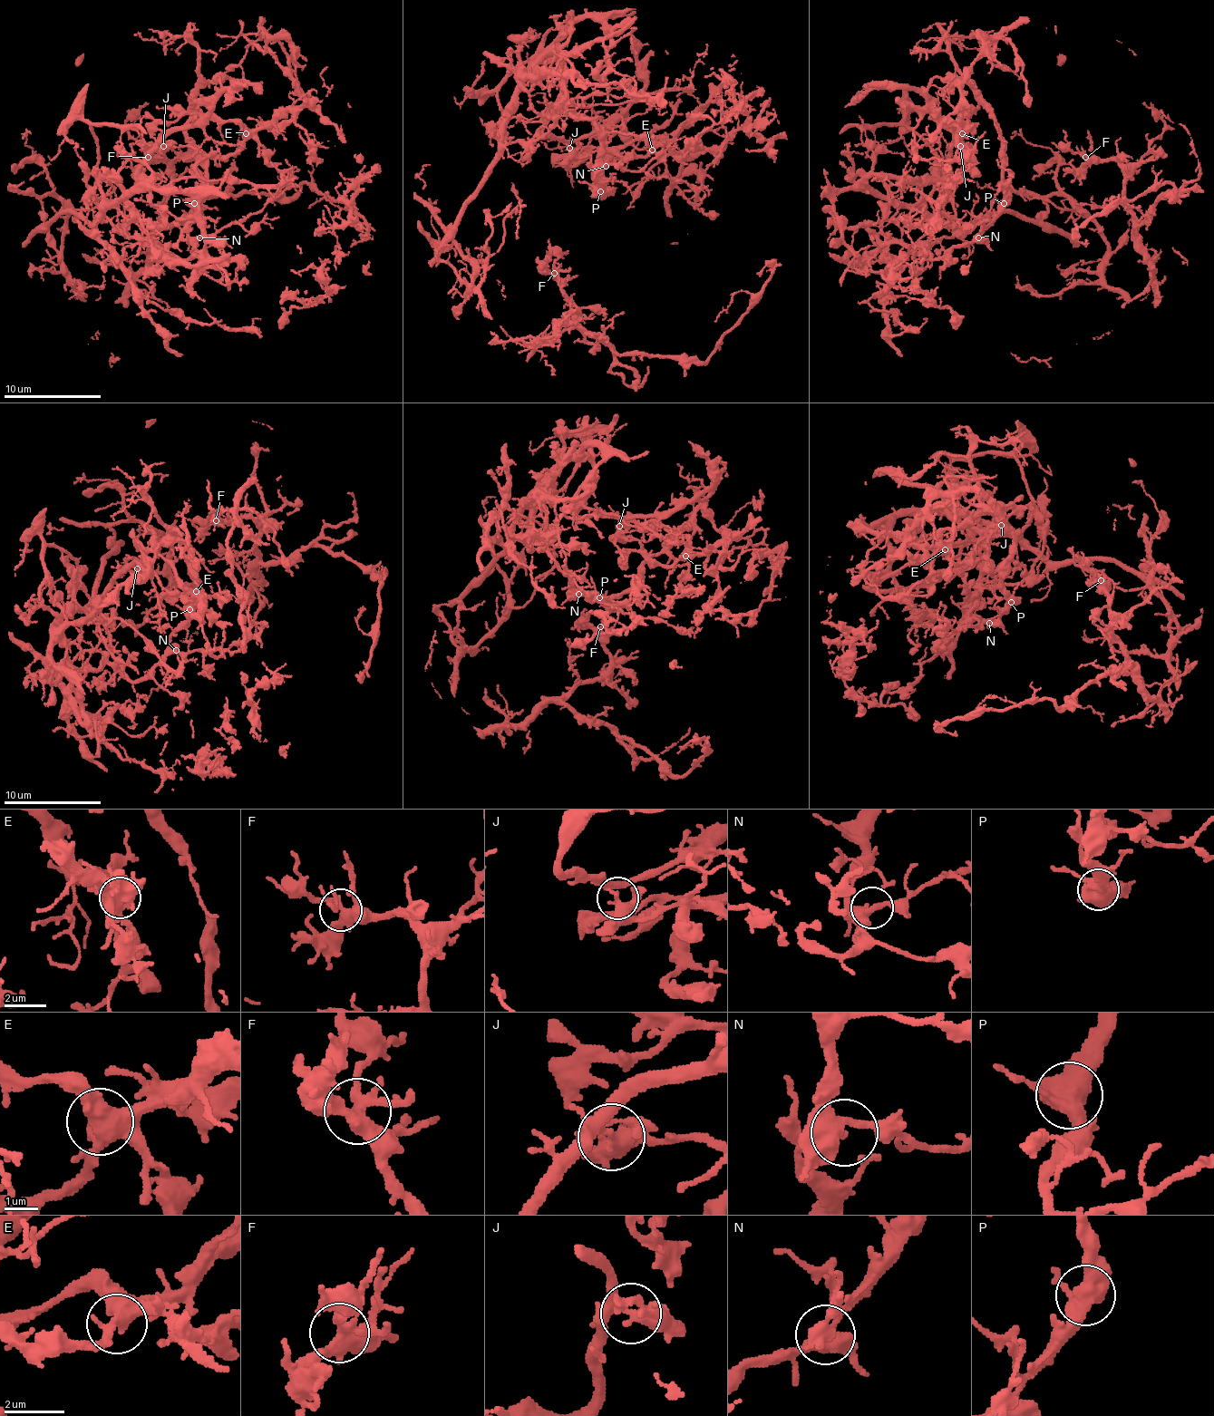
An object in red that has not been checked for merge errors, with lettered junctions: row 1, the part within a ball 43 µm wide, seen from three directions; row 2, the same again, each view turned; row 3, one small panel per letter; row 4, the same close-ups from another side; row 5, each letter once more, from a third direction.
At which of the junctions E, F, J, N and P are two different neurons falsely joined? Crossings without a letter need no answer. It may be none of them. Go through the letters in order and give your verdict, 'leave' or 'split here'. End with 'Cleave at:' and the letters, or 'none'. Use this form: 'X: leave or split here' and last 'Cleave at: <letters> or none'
E: leave
F: leave
J: split here
N: leave
P: split here
Cleave at: J, P

